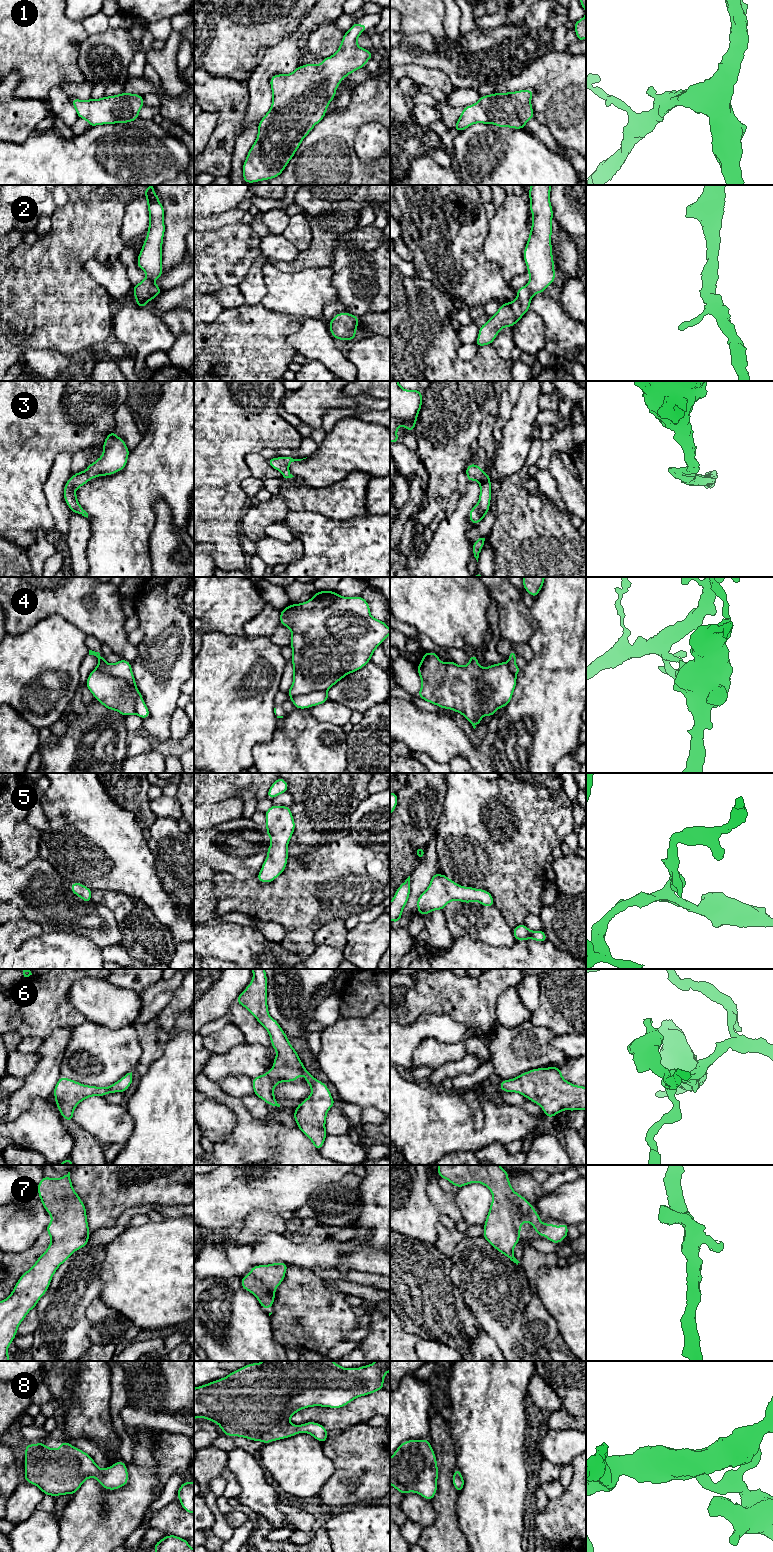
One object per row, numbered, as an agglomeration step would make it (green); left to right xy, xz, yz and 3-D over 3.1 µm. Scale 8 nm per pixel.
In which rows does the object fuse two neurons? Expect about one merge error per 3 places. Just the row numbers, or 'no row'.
4

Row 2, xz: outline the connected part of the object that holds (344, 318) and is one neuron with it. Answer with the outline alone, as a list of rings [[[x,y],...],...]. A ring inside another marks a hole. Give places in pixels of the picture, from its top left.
[[[348,312],[336,314],[329,323],[329,329],[337,340],[355,340],[358,328],[359,316],[351,315]]]

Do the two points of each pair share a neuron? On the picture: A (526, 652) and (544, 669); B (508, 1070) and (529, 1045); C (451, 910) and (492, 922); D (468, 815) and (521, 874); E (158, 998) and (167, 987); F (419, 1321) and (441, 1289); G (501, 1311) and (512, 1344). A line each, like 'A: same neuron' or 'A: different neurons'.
A: different neurons
B: same neuron
C: same neuron
D: same neuron
E: same neuron
F: same neuron
G: same neuron

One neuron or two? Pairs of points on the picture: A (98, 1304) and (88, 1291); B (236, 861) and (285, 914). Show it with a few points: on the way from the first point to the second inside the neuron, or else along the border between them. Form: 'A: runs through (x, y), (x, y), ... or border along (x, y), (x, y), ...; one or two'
A: border along (98, 1296), (85, 1312), (90, 1322); two
B: border along (227, 872), (239, 879), (256, 876); two

